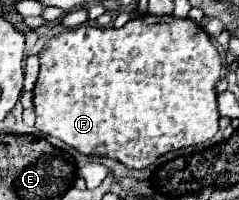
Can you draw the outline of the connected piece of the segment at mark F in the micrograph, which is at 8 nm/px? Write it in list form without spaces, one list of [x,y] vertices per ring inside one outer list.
[[[136,16],[130,22],[126,22],[122,28],[92,28],[92,26],[78,26],[74,30],[66,30],[60,36],[56,36],[52,42],[46,44],[46,48],[40,52],[40,74],[38,82],[34,86],[34,110],[36,110],[36,130],[40,134],[54,136],[62,140],[64,144],[76,148],[82,154],[94,154],[94,156],[108,156],[114,158],[128,168],[146,168],[150,166],[158,156],[180,150],[186,146],[196,146],[202,144],[220,130],[218,128],[218,104],[216,104],[216,82],[220,80],[220,54],[212,46],[210,36],[190,18],[174,18],[174,16]]]

